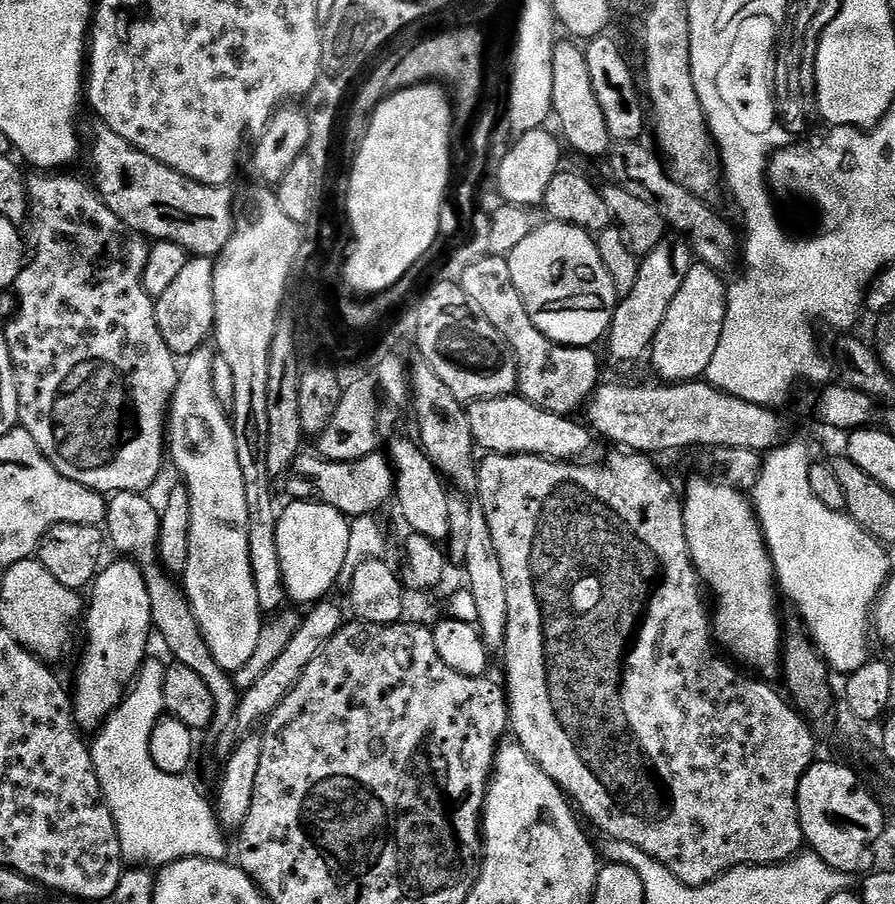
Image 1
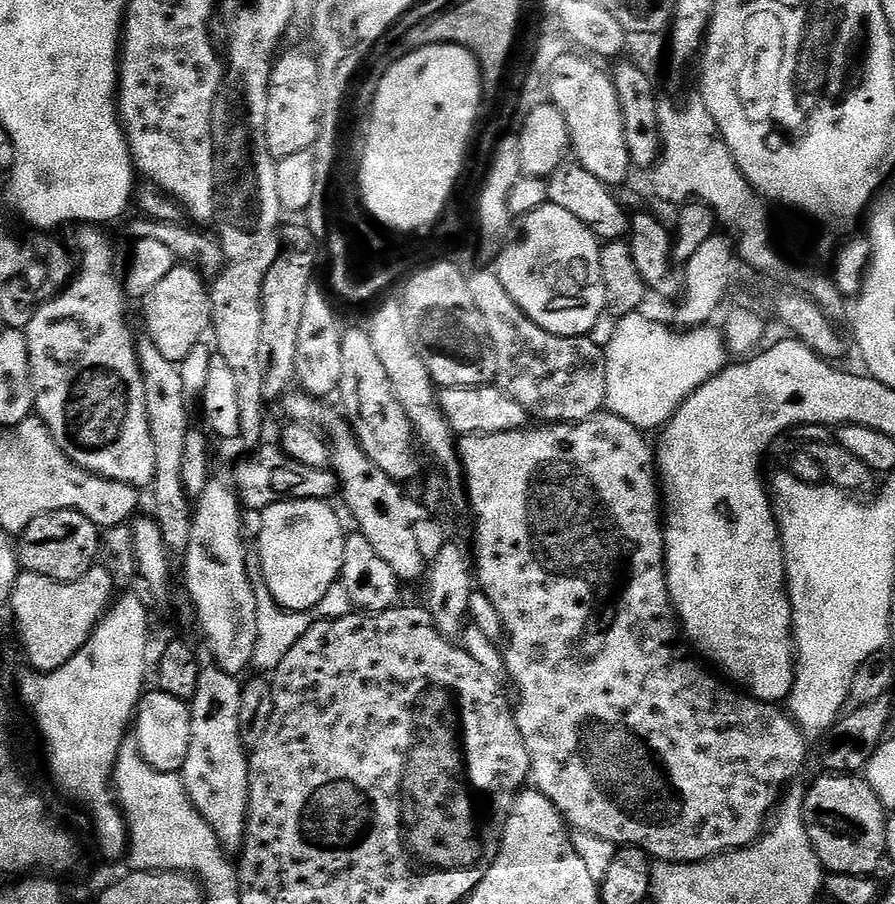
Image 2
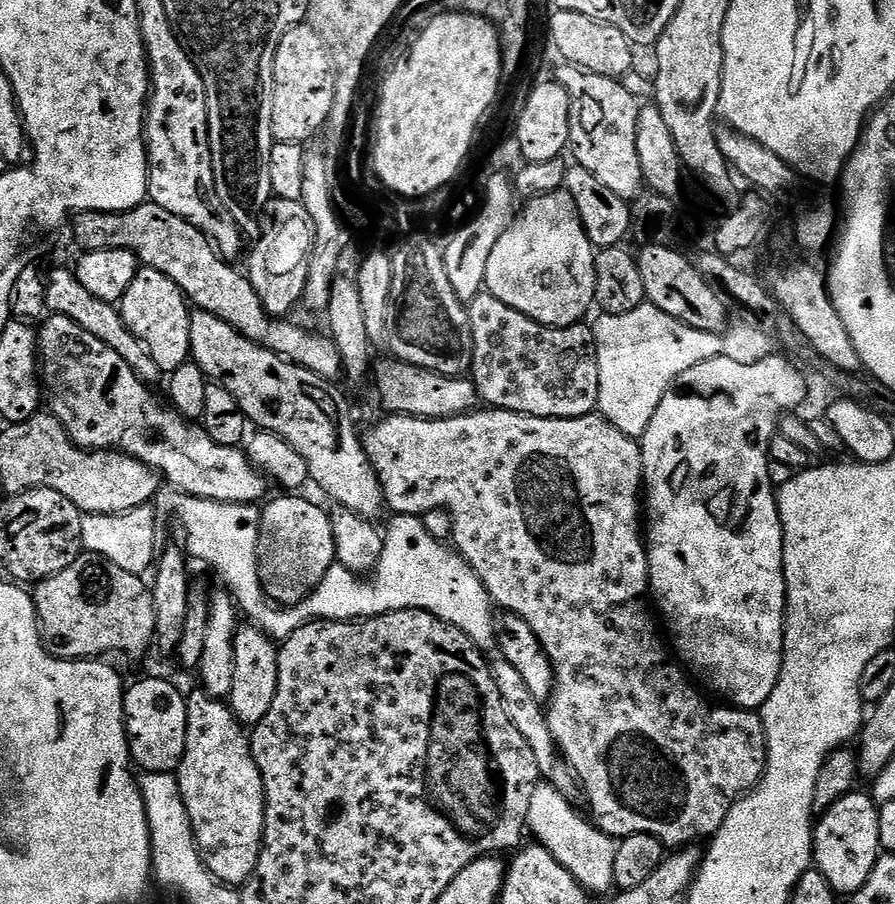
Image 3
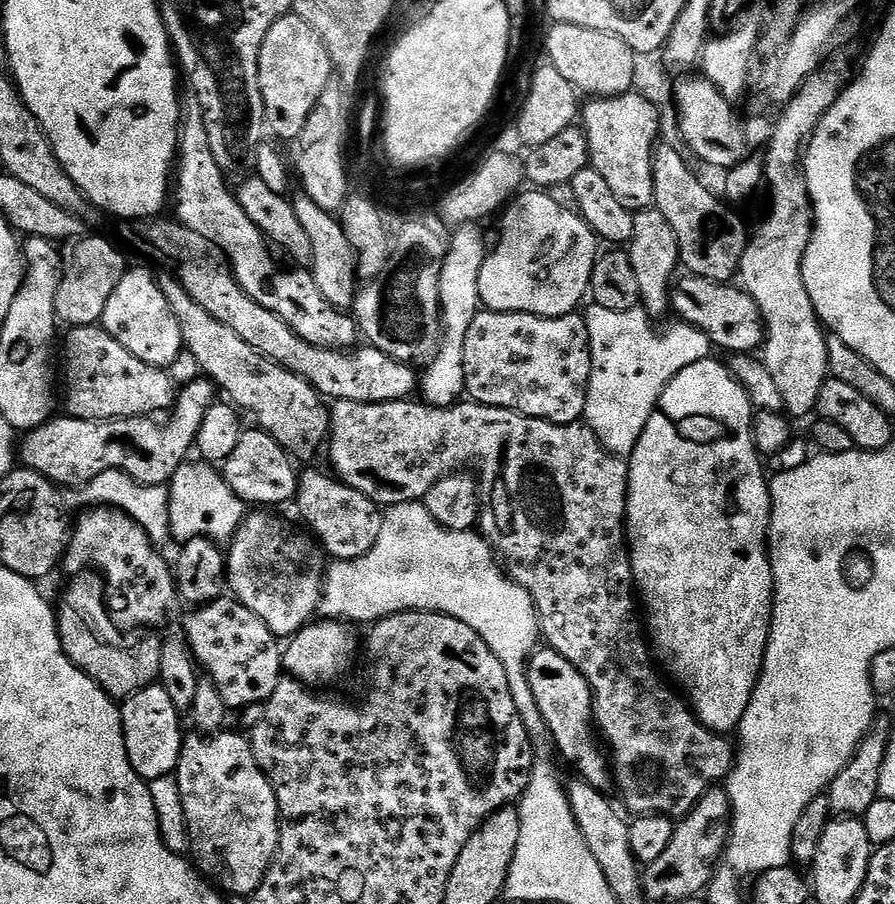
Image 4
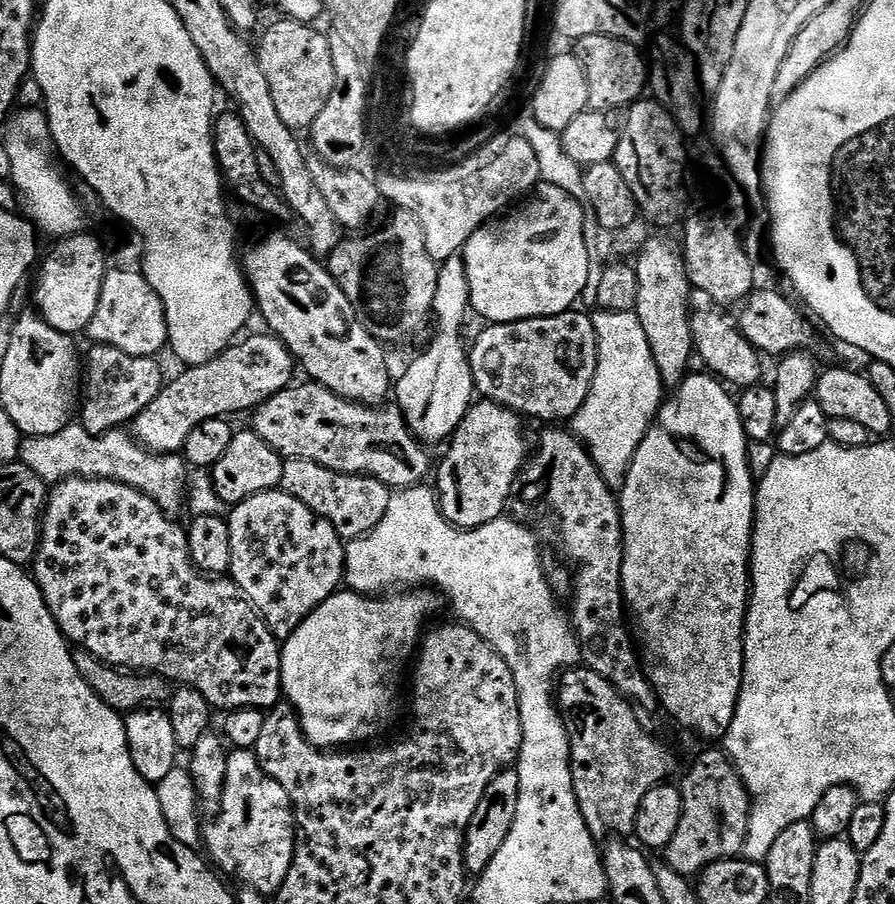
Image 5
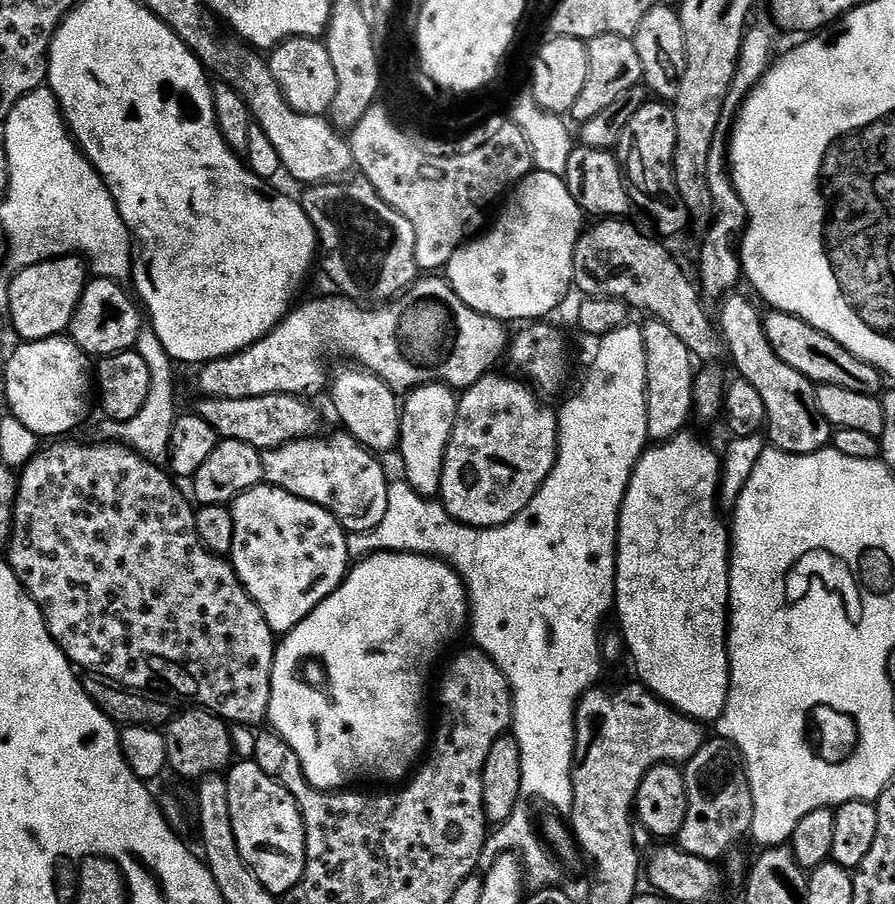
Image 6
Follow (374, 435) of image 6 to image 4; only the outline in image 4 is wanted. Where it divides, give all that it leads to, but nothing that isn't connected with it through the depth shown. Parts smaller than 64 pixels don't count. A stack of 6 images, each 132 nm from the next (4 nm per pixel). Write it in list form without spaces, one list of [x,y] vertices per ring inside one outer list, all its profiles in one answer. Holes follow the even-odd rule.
[[[199,103],[196,104],[189,108],[187,105],[182,112],[178,167],[174,172],[175,219],[223,253],[233,276],[240,283],[240,288],[246,290],[246,294],[250,294],[250,298],[254,298],[258,306],[266,306],[266,310],[278,314],[278,318],[282,318],[282,322],[286,322],[286,326],[290,326],[290,330],[294,330],[298,338],[319,348],[351,349],[357,343],[356,336],[358,340],[355,319],[347,311],[330,306],[330,302],[322,298],[318,286],[314,286],[311,271],[280,270],[284,272],[276,276],[278,264],[268,241],[264,239],[258,226],[254,226],[254,222],[246,218],[233,189],[228,189],[229,181],[224,171],[220,169],[218,162],[214,162],[214,154],[210,151],[206,112]]]

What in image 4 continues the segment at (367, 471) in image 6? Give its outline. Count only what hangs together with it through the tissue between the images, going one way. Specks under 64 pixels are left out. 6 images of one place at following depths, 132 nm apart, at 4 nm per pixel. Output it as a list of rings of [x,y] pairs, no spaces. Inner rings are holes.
[[[301,471],[296,486],[294,507],[300,511],[301,518],[308,523],[307,531],[315,537],[320,547],[332,560],[357,560],[372,549],[374,542],[378,542],[378,533],[382,531],[384,512],[381,505],[366,498],[366,494],[358,494],[358,490],[354,490],[348,484],[343,484],[335,475],[327,475],[322,472]]]

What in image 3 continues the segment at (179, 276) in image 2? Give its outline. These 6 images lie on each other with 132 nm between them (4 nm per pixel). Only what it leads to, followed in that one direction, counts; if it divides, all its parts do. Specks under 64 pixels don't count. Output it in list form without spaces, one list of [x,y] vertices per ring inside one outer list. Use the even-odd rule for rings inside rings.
[[[141,267],[134,282],[118,302],[118,309],[125,325],[146,347],[161,373],[177,372],[191,357],[190,322],[192,312],[184,291],[170,282],[166,274],[153,268]]]

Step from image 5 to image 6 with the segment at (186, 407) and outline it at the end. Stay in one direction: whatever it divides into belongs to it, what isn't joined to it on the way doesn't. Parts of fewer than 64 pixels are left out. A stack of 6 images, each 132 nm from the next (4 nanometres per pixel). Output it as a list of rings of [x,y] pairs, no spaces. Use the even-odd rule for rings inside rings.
[[[428,274],[423,278],[417,279],[411,288],[407,289],[403,294],[395,297],[391,302],[380,306],[361,306],[359,303],[353,302],[347,296],[339,294],[331,294],[325,300],[308,300],[305,304],[297,303],[295,307],[289,311],[288,315],[272,328],[268,333],[250,345],[248,348],[242,349],[240,352],[234,353],[233,356],[223,356],[217,360],[210,360],[207,364],[199,369],[200,377],[197,378],[196,384],[204,391],[205,397],[217,396],[218,398],[258,398],[266,394],[290,394],[291,396],[299,396],[301,398],[316,398],[320,391],[325,391],[326,376],[324,380],[324,360],[320,356],[324,356],[327,352],[337,352],[338,355],[353,356],[355,363],[359,367],[365,368],[367,372],[372,372],[378,378],[382,378],[394,390],[411,390],[420,387],[422,384],[447,384],[453,390],[463,390],[474,386],[474,382],[478,382],[483,376],[489,375],[493,371],[492,368],[496,364],[496,358],[505,353],[510,343],[510,332],[507,332],[505,321],[495,320],[493,316],[484,316],[478,310],[474,310],[470,306],[466,306],[466,302],[462,302],[462,298],[458,298],[458,294],[452,289],[447,279],[441,278],[436,274]]]

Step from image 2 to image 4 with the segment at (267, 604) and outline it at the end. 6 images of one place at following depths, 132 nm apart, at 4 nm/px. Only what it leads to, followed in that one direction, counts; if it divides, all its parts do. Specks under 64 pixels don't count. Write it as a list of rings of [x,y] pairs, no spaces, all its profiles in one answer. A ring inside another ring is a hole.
[[[185,462],[172,475],[172,479],[166,485],[168,497],[170,498],[170,530],[172,531],[172,540],[183,542],[192,539],[194,536],[205,536],[215,542],[231,541],[232,536],[238,530],[238,526],[244,521],[246,505],[244,501],[238,498],[238,494],[234,494],[234,490],[230,490],[230,486],[224,480],[223,475],[213,465],[207,462],[192,463]],[[415,500],[391,505],[384,512],[378,542],[374,542],[365,556],[357,560],[332,560],[327,565],[324,597],[320,600],[318,612],[326,620],[365,626],[371,626],[376,621],[399,612],[437,612],[458,618],[458,622],[466,622],[466,626],[470,626],[470,630],[477,632],[482,642],[494,650],[494,658],[502,662],[506,678],[510,682],[510,694],[514,694],[514,706],[518,706],[518,714],[529,736],[539,738],[540,735],[545,735],[544,719],[542,714],[538,714],[538,706],[534,702],[534,694],[530,694],[528,681],[528,660],[542,640],[540,620],[536,617],[536,607],[530,594],[526,594],[526,590],[522,590],[522,586],[515,584],[508,577],[507,571],[502,570],[501,561],[483,536],[475,531],[455,532],[443,528],[434,514],[426,510],[423,502]]]

